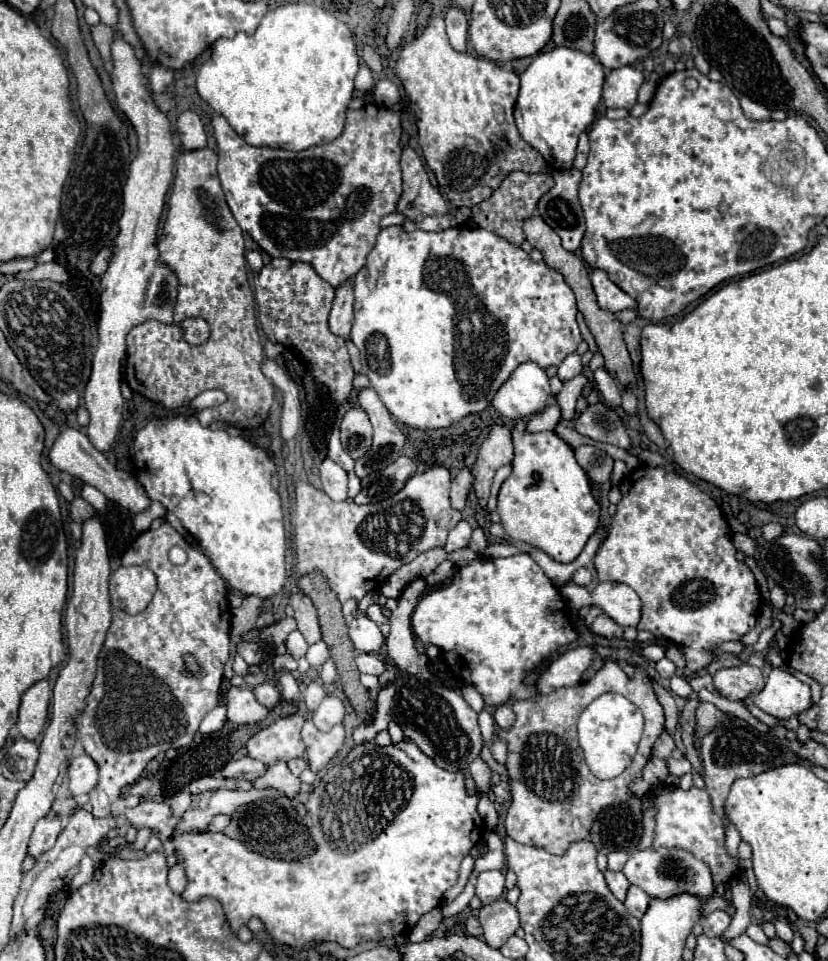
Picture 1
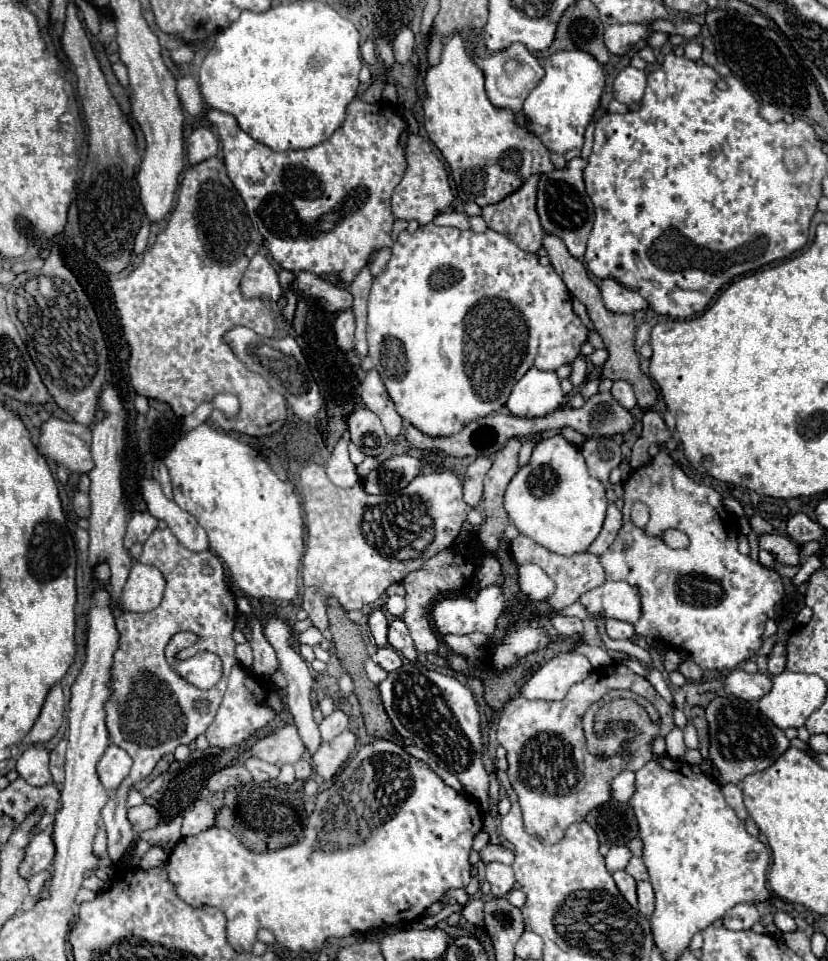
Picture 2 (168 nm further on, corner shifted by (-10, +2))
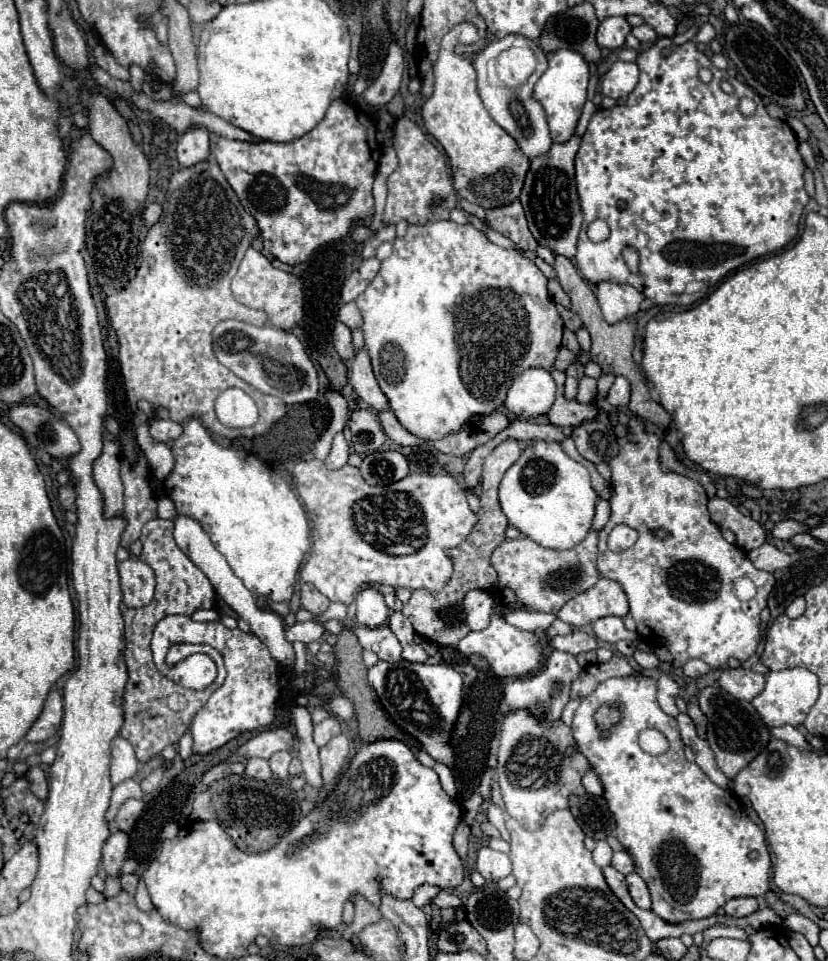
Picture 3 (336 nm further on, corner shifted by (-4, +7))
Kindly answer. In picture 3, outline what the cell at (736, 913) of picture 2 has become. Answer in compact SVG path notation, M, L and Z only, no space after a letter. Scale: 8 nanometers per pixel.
M734 898L724 904L724 914L728 918L744 918L758 910L756 898Z

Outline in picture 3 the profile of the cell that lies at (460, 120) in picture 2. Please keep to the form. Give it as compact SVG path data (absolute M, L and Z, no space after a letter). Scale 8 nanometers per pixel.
M466 22L458 24L442 38L440 54L434 62L434 92L422 104L422 122L428 134L442 144L450 158L456 194L482 208L496 208L510 204L520 196L530 160L524 156L516 140L500 128L484 108L476 90L476 70L472 62L454 52L458 42L476 40L476 28Z

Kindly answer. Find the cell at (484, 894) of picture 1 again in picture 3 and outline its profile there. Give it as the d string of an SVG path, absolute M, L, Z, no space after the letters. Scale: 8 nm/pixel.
M488 846L480 848L476 868L488 882L498 882L500 878L506 878L512 872L510 858L506 854L502 854L502 852L490 850Z

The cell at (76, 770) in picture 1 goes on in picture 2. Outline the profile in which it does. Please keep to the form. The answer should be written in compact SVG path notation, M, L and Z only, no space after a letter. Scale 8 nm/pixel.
M110 745L98 763L98 777L108 791L118 789L132 769L132 757L118 745Z

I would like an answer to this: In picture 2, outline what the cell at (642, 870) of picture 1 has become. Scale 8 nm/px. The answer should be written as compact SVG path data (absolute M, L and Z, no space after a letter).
M632 857L632 859L628 861L628 865L624 867L624 871L626 871L628 875L632 875L636 881L640 881L640 879L648 879L646 865L644 865L644 861L642 861L640 857Z

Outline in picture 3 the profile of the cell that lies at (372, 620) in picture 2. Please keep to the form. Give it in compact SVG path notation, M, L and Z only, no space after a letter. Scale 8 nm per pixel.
M366 588L358 594L356 598L356 620L360 626L368 626L368 628L378 628L386 622L390 610L384 604L384 596L374 590L374 588Z

